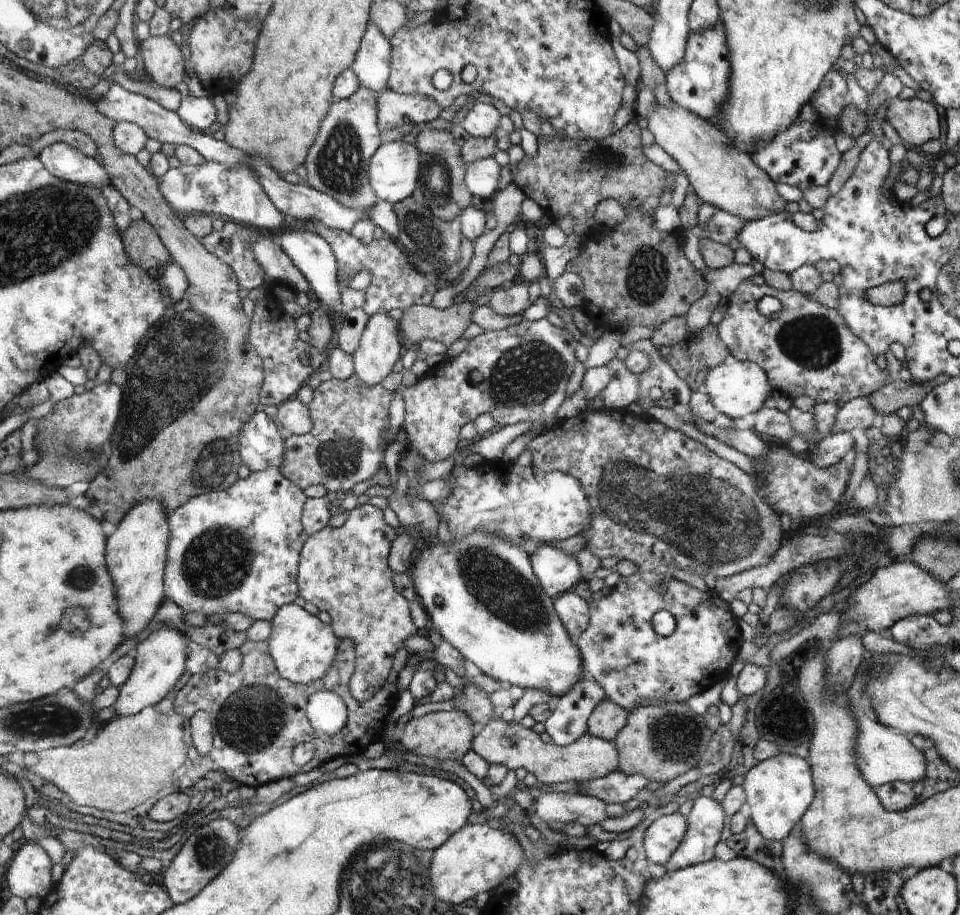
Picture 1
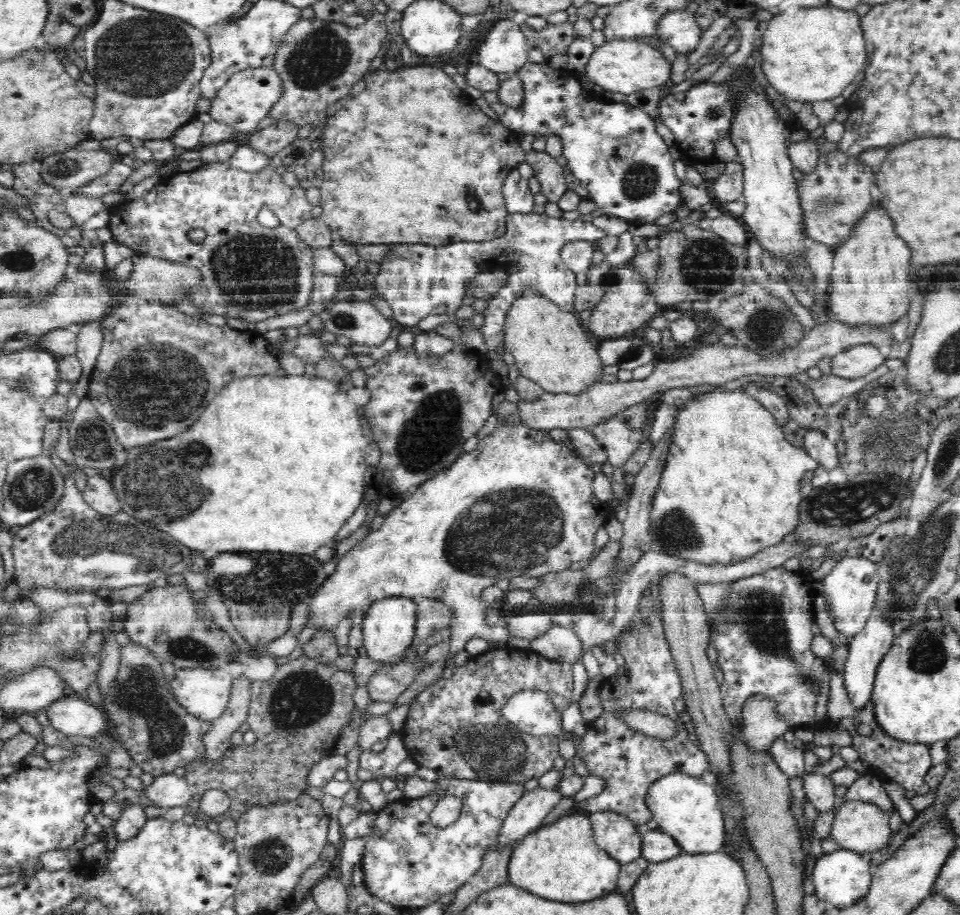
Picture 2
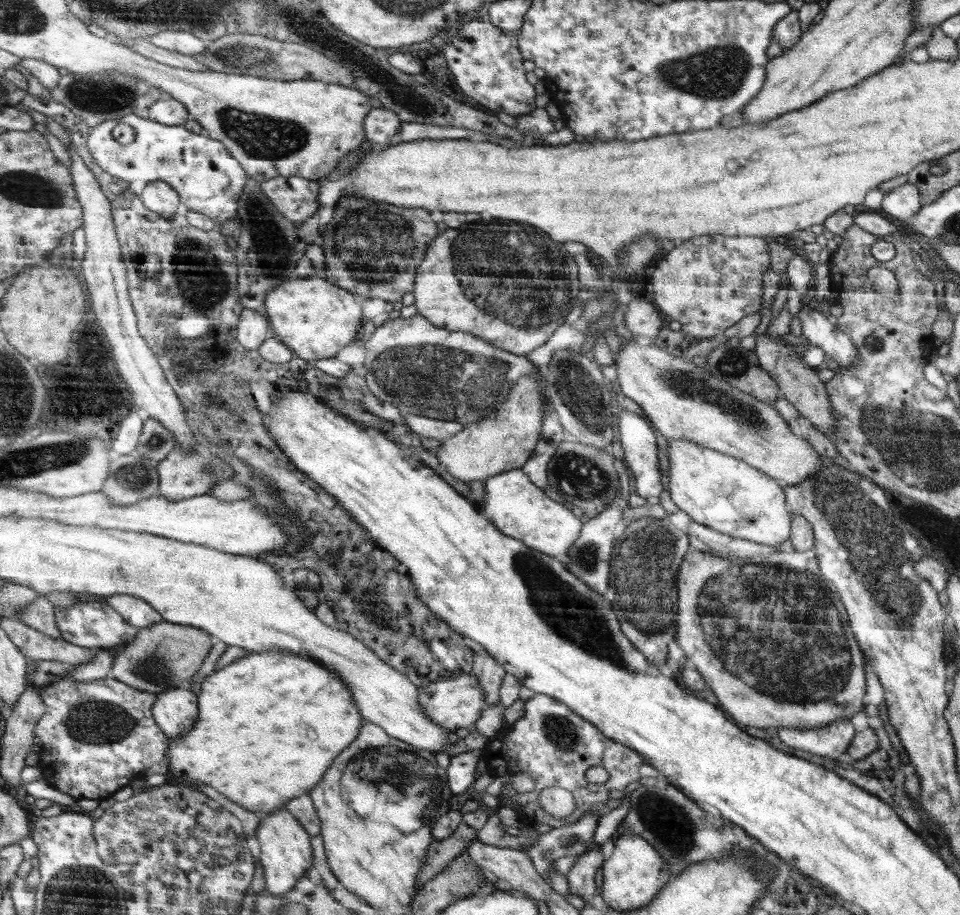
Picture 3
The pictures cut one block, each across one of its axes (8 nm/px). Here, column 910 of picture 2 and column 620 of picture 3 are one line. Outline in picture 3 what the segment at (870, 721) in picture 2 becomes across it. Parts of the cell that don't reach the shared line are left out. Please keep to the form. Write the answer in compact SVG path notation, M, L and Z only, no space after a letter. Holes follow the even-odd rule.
M536 694L536 695L534 695L533 697L530 697L530 698L526 701L526 706L524 706L524 711L526 711L526 712L524 712L524 716L522 716L522 718L520 718L520 720L518 720L518 722L516 722L516 723L515 723L514 725L512 725L512 726L509 726L509 727L506 728L506 729L500 729L500 730L498 731L498 733L495 735L495 737L491 740L491 741L497 740L498 742L501 742L501 743L502 743L502 752L504 752L504 753L507 755L507 758L508 758L508 759L505 760L505 757L504 757L504 759L501 759L501 760L500 760L500 754L499 754L498 757L499 757L499 762L500 762L500 765L501 765L501 769L494 771L494 770L492 770L491 766L488 765L488 766L487 766L487 770L486 770L486 771L488 771L488 772L492 772L492 775L495 776L495 777L503 776L503 774L505 774L506 776L511 776L511 777L512 777L512 776L515 776L515 774L518 774L518 773L520 773L520 772L527 772L527 773L535 780L536 786L534 786L534 788L533 788L529 793L519 793L519 792L511 785L511 782L510 782L510 781L506 781L506 782L503 784L503 786L501 787L500 800L501 800L502 804L508 804L507 806L508 806L509 808L512 808L512 809L514 808L514 806L515 806L516 808L518 808L518 810L517 810L516 812L517 812L518 816L520 816L520 818L521 818L522 820L526 820L526 821L528 821L528 822L531 822L532 824L540 825L540 826L542 826L544 829L556 829L556 828L561 828L561 827L564 827L564 826L574 825L574 823L576 823L577 821L580 821L580 818L583 818L584 815L586 815L586 814L588 814L588 813L598 813L598 815L600 815L600 814L606 814L606 811L607 811L607 810L606 810L605 804L606 804L606 802L609 800L609 798L608 798L608 793L610 792L610 790L621 790L621 791L622 791L623 789L626 788L626 786L628 786L628 784L630 784L630 782L634 782L635 780L636 780L636 781L640 780L641 777L640 777L640 772L638 771L638 768L640 768L640 766L642 766L643 763L644 763L644 764L647 763L647 762L644 760L644 756L640 756L640 755L639 755L638 753L636 753L635 751L632 751L630 747L624 746L623 743L615 742L614 739L613 739L613 740L608 740L607 736L606 736L606 735L603 733L603 731L601 731L597 726L592 725L592 723L588 722L588 720L586 720L586 719L580 717L578 714L574 713L574 711L572 711L570 708L568 708L568 706L564 705L562 702L559 702L558 700L555 700L555 698L552 698L552 697L547 696L547 695ZM592 766L602 766L602 768L604 768L604 770L606 770L606 772L608 772L608 774L610 775L609 779L608 779L606 782L601 783L601 784L593 784L593 783L588 782L588 780L586 779L586 777L585 777L584 774L586 774L586 770L588 770L588 768L592 768ZM550 787L565 788L566 790L569 790L569 791L572 793L572 796L574 797L574 800L575 800L575 808L574 808L574 811L572 812L572 814L568 815L568 817L566 817L566 818L556 818L556 819L554 819L554 817L549 816L549 815L546 815L546 813L544 813L544 812L542 811L542 807L540 806L540 801L539 801L539 794L540 794L540 793L542 792L542 790L544 790L545 788L550 788Z

